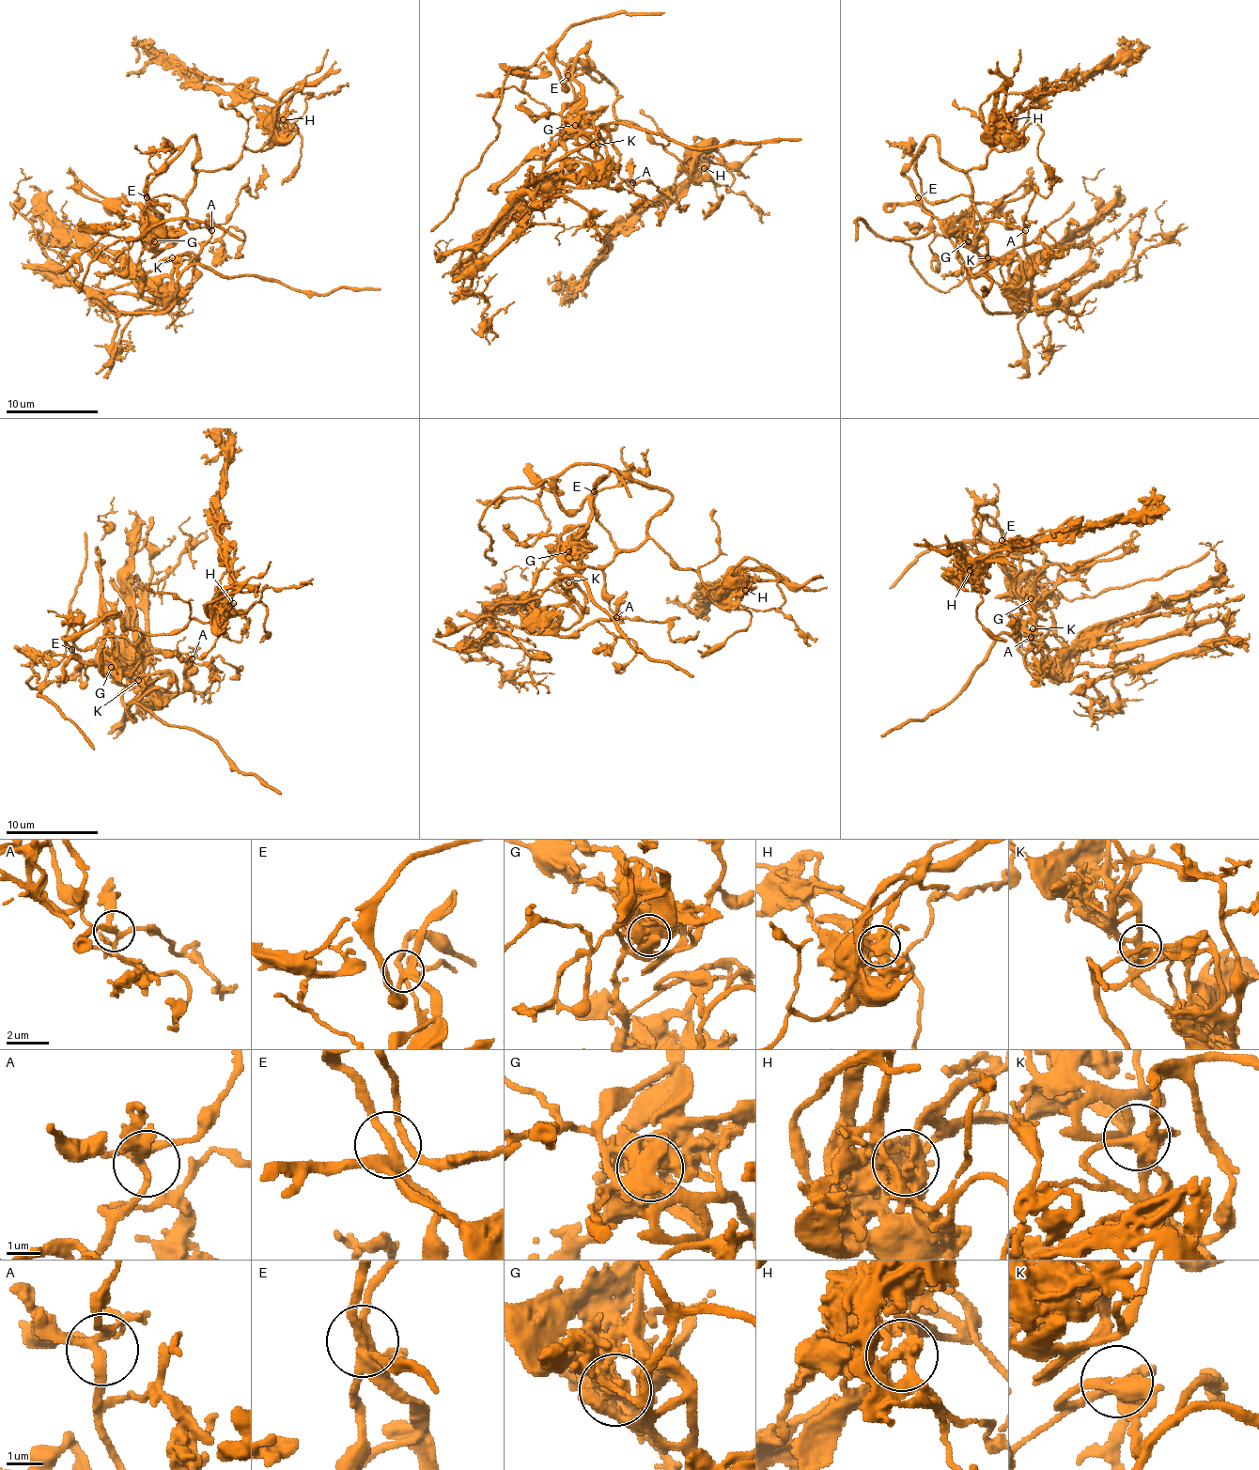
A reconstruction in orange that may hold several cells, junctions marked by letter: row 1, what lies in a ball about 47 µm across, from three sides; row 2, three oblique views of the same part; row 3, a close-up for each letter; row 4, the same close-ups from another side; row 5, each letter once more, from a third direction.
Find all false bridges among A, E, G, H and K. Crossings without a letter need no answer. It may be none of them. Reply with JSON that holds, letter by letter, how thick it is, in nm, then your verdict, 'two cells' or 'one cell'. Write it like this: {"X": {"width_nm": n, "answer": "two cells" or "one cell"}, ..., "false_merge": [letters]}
{"A": {"width_nm": 200, "answer": "one cell"}, "E": {"width_nm": 240, "answer": "one cell"}, "G": {"width_nm": 600, "answer": "two cells"}, "H": {"width_nm": 320, "answer": "one cell"}, "K": {"width_nm": 340, "answer": "one cell"}, "false_merge": ["G"]}

